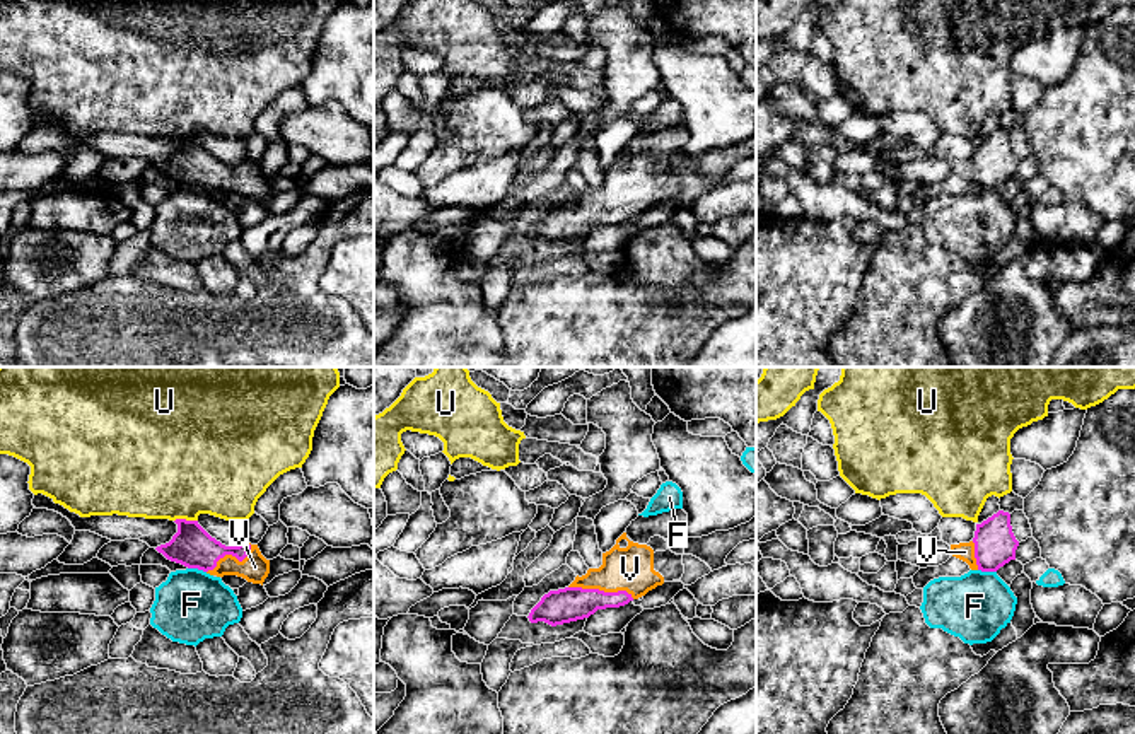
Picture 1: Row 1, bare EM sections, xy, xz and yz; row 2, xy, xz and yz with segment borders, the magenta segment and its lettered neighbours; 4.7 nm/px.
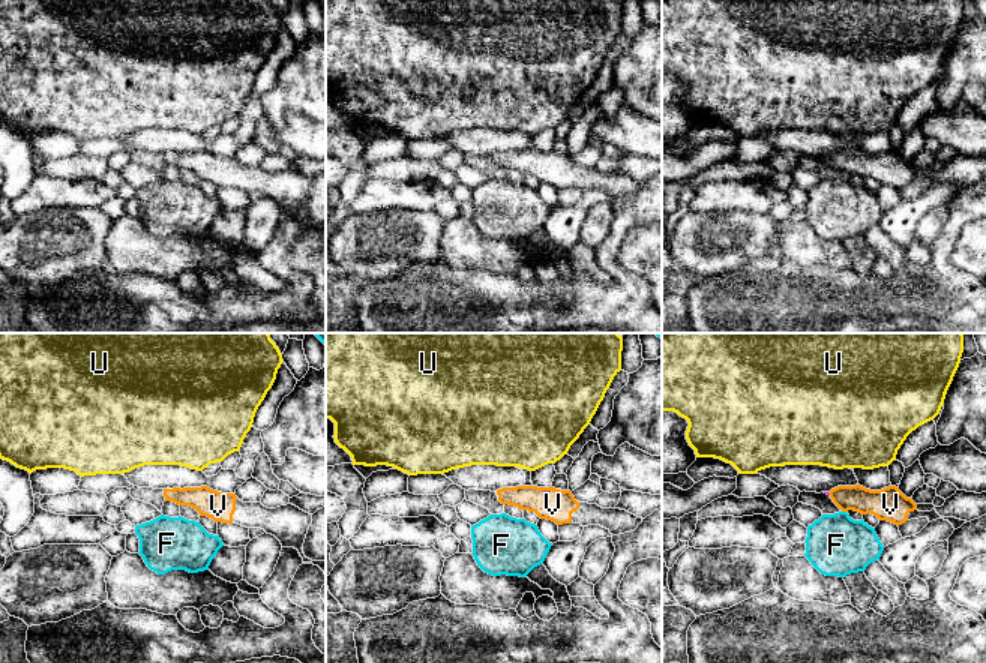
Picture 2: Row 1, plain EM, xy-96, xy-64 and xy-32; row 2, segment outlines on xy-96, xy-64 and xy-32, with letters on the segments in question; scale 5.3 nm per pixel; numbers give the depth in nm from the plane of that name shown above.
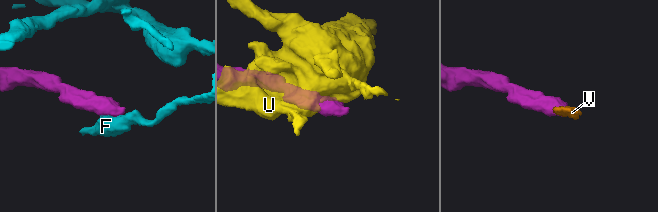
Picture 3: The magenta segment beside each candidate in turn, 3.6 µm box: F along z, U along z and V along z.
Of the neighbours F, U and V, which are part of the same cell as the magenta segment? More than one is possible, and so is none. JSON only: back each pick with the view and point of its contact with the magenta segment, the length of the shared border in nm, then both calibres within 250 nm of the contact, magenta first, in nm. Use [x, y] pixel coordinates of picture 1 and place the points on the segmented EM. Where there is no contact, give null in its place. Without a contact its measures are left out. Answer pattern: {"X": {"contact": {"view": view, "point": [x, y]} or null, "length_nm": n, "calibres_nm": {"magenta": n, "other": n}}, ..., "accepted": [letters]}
{"V": {"contact": {"view": "xz", "point": [601, 591]}, "length_nm": 320, "calibres_nm": {"magenta": 160, "other": 220}}, "accepted": ["V"]}

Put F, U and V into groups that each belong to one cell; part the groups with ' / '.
F / U / V

